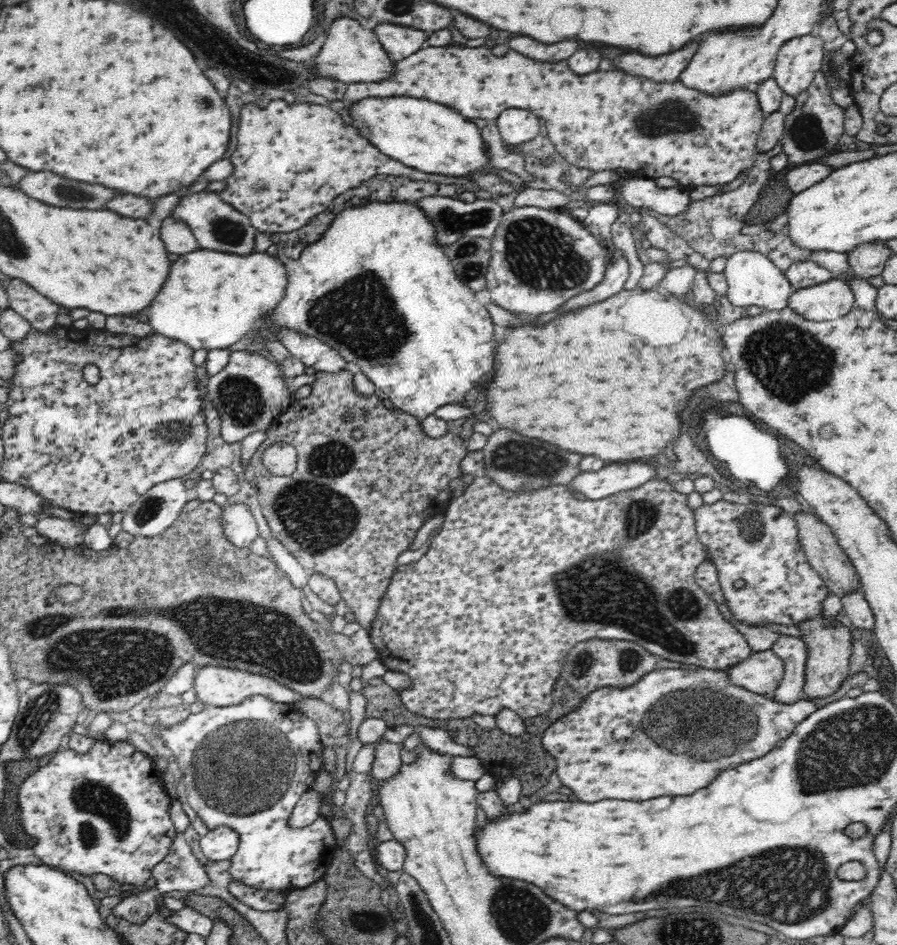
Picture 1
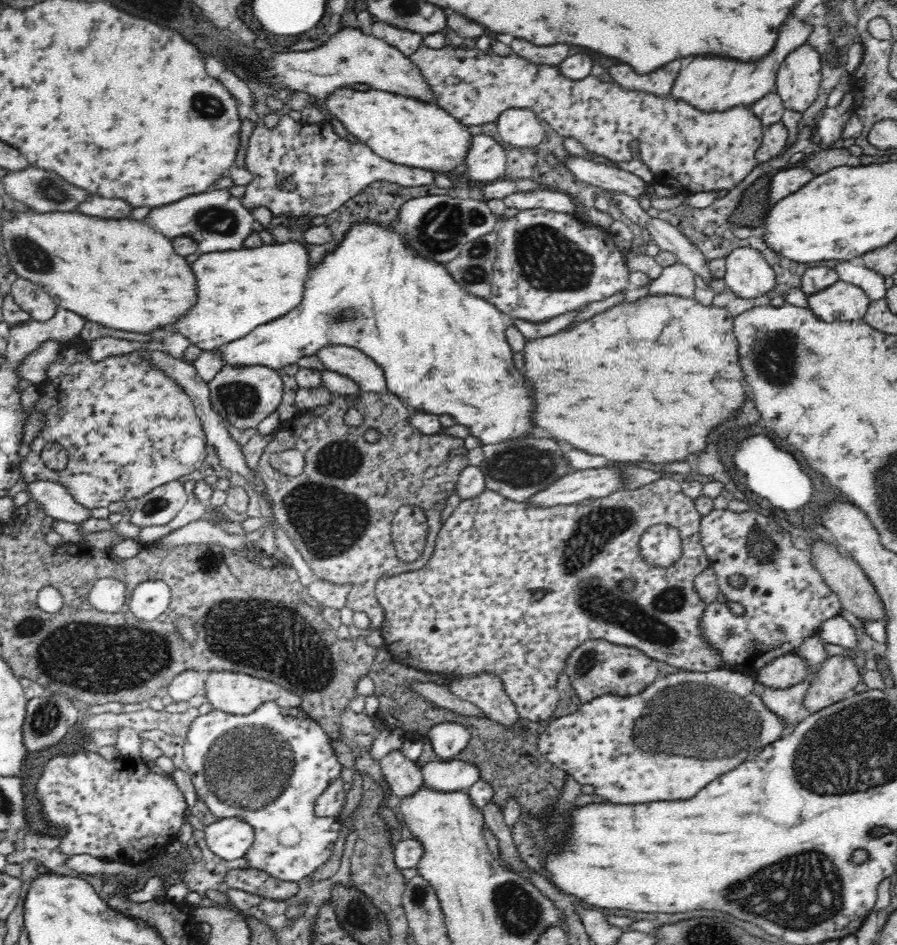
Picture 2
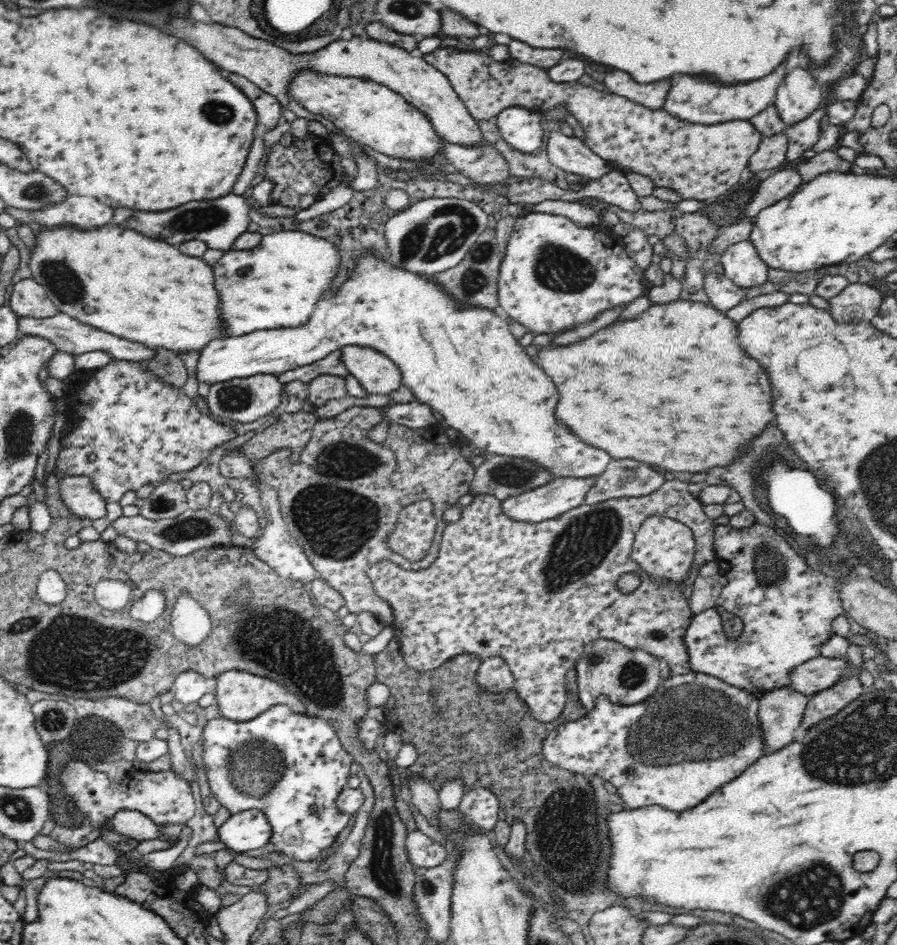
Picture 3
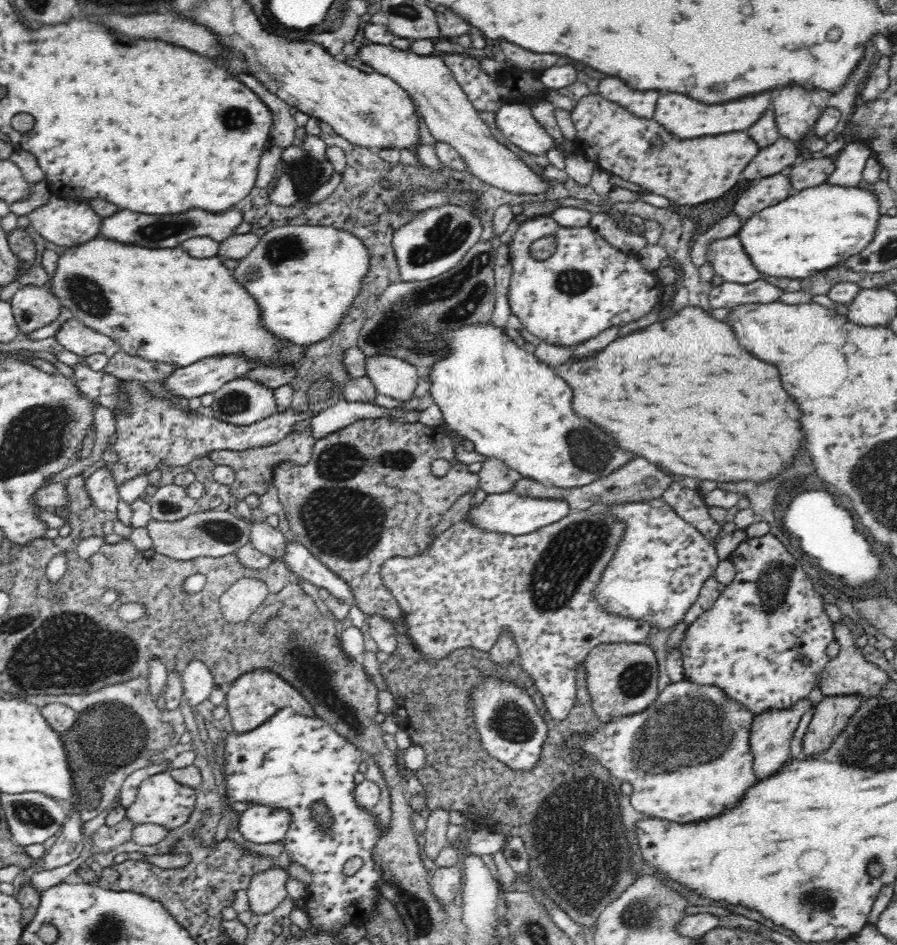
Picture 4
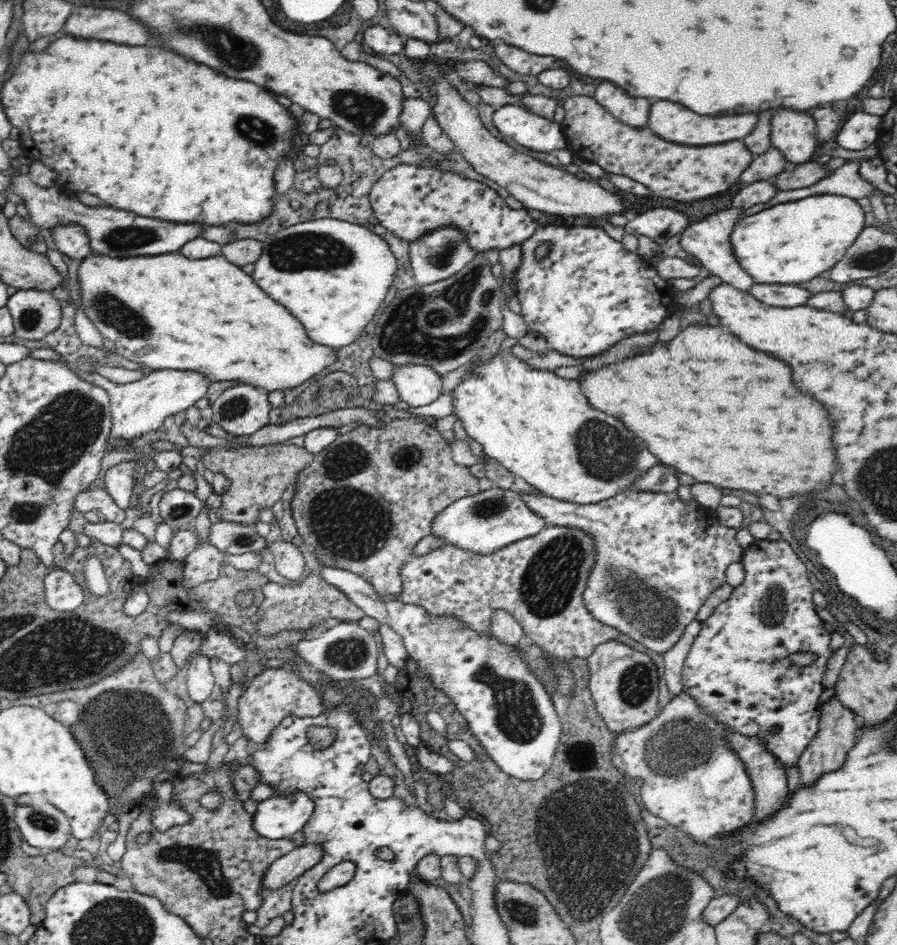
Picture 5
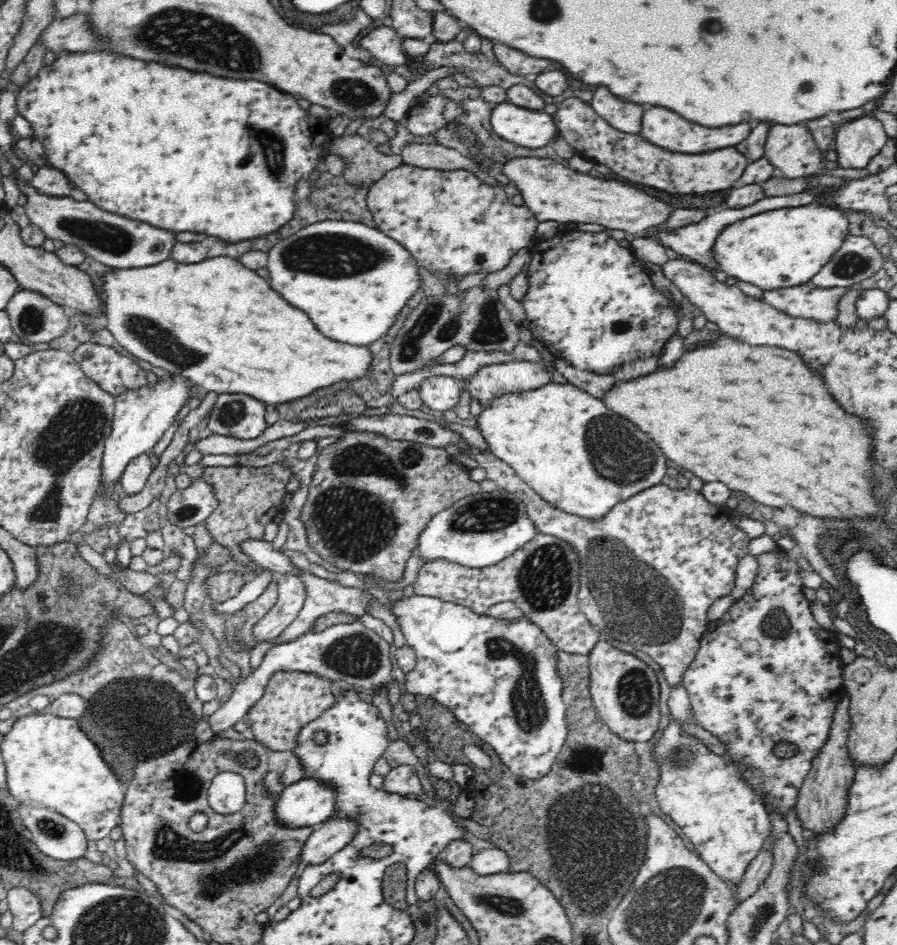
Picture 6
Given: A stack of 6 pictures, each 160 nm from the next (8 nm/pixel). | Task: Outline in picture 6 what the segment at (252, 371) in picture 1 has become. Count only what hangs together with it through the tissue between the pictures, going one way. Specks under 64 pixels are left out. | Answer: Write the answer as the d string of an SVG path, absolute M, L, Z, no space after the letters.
M225 394L218 395L214 408L208 414L208 430L212 435L228 436L239 440L258 438L266 428L267 408L266 404L260 403L259 400L243 394Z

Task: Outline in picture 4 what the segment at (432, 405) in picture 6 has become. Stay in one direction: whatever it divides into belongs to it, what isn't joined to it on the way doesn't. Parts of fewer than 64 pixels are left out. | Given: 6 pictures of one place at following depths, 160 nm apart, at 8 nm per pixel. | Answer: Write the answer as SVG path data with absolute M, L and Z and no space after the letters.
M390 356L366 357L366 375L372 379L378 393L402 402L414 398L420 376L419 367Z

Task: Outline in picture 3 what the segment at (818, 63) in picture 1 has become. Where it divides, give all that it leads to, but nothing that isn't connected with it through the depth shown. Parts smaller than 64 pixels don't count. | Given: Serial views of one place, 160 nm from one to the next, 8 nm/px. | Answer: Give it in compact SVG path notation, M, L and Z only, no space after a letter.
M797 66L779 83L773 105L782 122L794 126L825 105L827 96L810 72Z

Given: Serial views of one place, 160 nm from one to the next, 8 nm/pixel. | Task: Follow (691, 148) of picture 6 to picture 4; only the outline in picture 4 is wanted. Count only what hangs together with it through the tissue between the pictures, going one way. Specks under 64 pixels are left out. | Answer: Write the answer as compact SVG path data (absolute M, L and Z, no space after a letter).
M764 92L760 96L754 96L750 100L730 102L730 104L718 104L718 106L702 106L694 100L682 96L682 94L664 94L657 100L653 119L669 133L680 139L701 139L706 136L720 136L730 132L746 132L750 126L754 126L766 112L770 103L770 92Z

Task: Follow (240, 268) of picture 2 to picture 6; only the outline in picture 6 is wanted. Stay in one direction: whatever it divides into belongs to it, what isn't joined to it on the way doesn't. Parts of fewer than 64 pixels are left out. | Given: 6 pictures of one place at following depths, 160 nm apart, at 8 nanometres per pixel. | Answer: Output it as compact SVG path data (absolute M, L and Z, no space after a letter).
M326 220L302 228L268 251L266 268L272 276L270 284L274 290L278 290L290 304L306 310L324 336L348 344L370 344L384 338L414 296L420 292L422 297L424 291L422 270L410 250L376 226L353 221Z

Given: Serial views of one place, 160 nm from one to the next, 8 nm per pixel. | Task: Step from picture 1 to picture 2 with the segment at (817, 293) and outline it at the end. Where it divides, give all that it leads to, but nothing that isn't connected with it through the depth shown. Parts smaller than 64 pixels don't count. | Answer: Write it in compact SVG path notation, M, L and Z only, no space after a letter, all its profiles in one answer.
M842 280L828 290L808 295L808 299L812 311L826 322L862 319L871 303L864 289Z

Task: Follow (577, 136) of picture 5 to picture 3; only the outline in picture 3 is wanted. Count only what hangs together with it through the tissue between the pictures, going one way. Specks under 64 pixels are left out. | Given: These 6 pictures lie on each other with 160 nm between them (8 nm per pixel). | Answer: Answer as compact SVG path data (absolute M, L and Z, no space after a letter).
M448 47L436 49L424 57L450 80L476 120L492 118L510 107L522 107L543 113L550 112L559 105L566 106L567 112L578 120L578 124L584 130L583 143L594 154L603 158L608 166L618 166L624 174L646 176L652 180L655 188L668 188L684 200L704 200L706 202L721 200L721 197L732 186L738 184L740 174L747 167L750 157L758 150L763 139L748 120L732 120L729 123L712 126L683 123L663 109L650 111L622 96L598 91L590 86L583 86L580 82L554 84L548 80L546 72L542 68L536 68L530 64L520 64L516 60L494 62L486 54L468 54L468 51L460 52L460 50Z

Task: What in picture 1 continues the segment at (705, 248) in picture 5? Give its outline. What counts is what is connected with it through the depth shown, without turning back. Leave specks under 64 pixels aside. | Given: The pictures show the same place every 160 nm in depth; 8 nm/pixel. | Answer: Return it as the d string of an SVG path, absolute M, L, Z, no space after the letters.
M741 249L728 256L723 275L726 277L729 301L736 306L748 307L756 305L764 309L782 310L788 307L795 291L784 271L775 265L769 257L761 252Z

